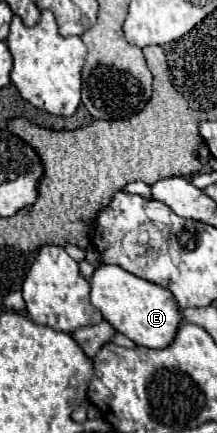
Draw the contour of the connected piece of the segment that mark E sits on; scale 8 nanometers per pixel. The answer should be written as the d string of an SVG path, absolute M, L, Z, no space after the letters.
M118 265L96 267L90 277L90 287L92 305L104 315L104 321L108 321L118 333L124 333L136 345L150 349L164 349L172 343L176 329L182 321L182 313L168 289L144 281Z

